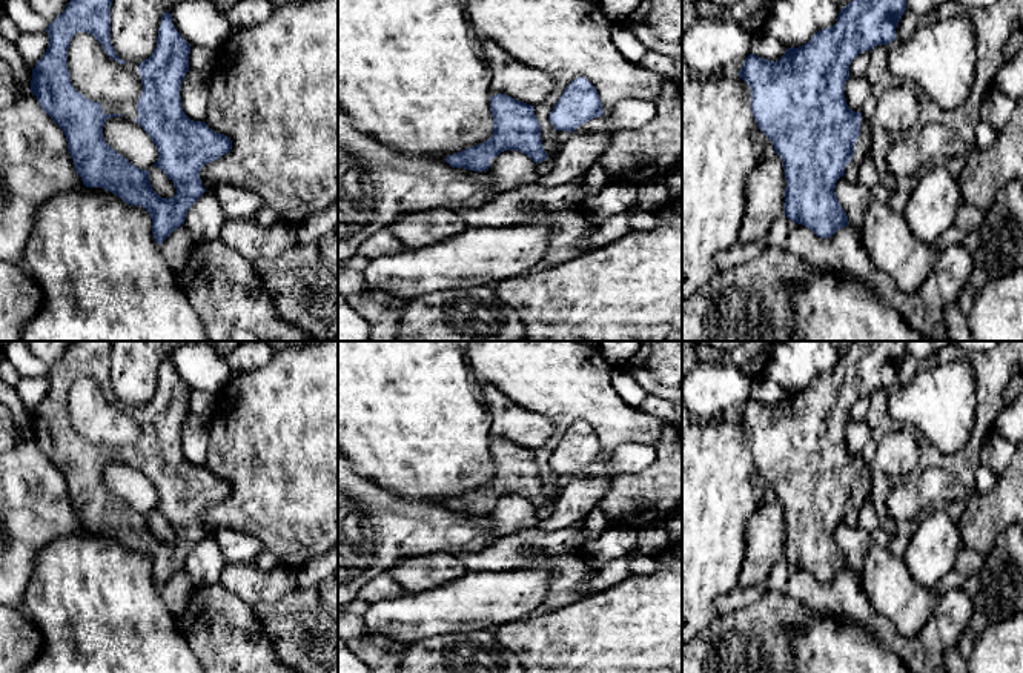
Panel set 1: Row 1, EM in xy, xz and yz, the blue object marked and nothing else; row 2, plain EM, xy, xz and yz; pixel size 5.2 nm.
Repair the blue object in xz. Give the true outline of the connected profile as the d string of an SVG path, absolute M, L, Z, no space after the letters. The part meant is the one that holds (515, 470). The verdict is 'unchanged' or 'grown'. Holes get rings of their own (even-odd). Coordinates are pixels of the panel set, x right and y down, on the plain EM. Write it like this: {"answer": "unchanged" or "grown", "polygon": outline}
{"answer": "unchanged", "polygon": "M505 438L490 441L493 461L492 481L476 490L449 499L445 506L452 512L468 515L488 515L490 506L504 495L519 495L536 509L547 504L541 482L541 467L535 459L535 450L518 446Z"}

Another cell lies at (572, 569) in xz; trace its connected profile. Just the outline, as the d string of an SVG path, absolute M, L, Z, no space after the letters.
M588 547L568 550L548 558L555 569L550 590L536 613L547 613L578 602L587 596L585 584L596 572L590 564Z

